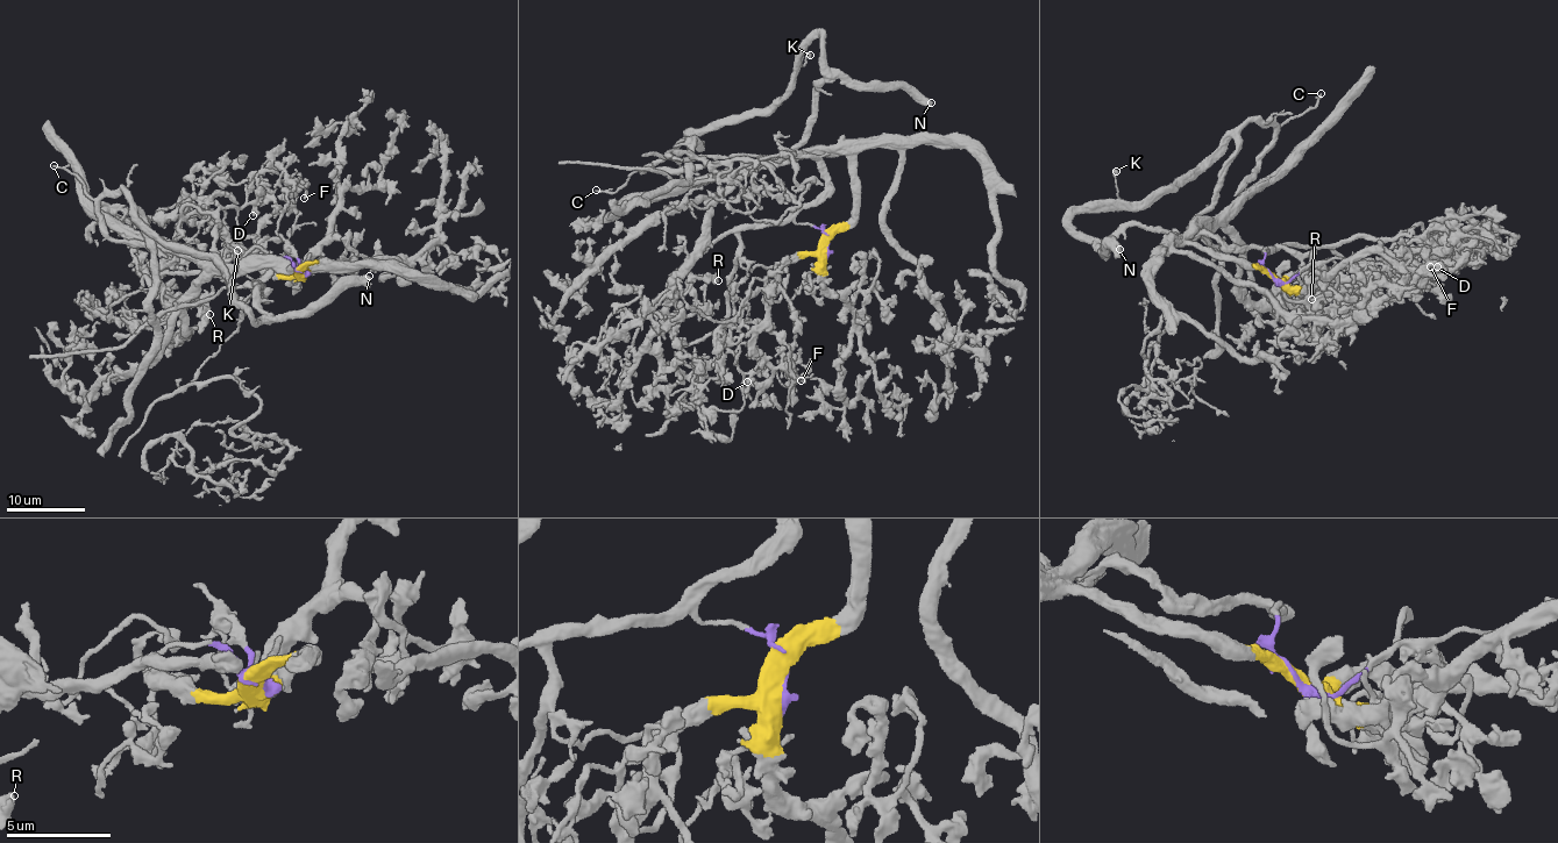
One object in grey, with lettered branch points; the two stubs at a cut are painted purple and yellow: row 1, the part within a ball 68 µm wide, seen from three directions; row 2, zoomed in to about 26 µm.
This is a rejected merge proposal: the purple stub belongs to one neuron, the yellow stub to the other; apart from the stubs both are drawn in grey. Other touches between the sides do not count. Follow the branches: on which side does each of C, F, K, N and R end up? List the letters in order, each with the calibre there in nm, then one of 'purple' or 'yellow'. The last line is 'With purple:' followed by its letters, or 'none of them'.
C: 180 nm thick; purple
F: 260 nm thick; purple
K: 340 nm thick; purple
N: 550 nm thick; purple
R: 480 nm thick; yellow
With purple: C, F, K, N

